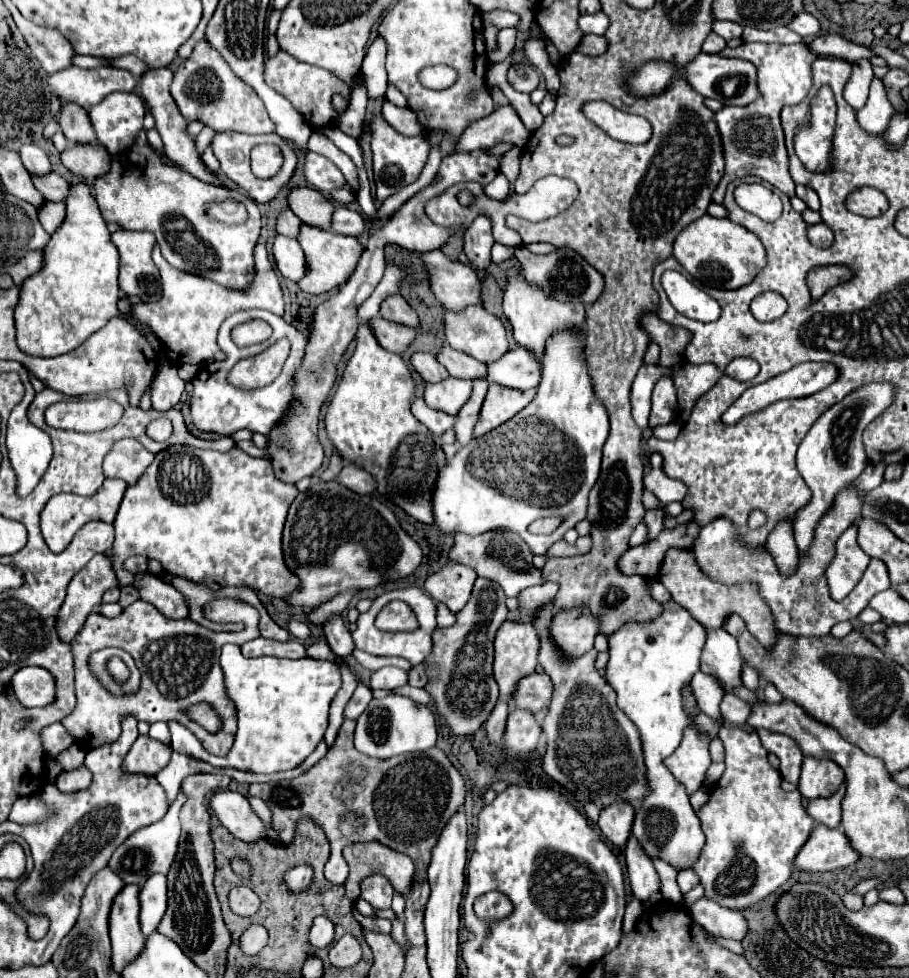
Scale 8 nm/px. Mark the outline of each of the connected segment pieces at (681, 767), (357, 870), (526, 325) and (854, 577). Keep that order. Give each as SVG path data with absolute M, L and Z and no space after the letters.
M685 685L681 693L683 693L683 707L689 713L689 725L683 731L681 745L675 749L673 755L665 759L665 767L671 771L671 775L675 775L677 781L685 785L687 793L693 795L697 789L701 789L705 781L705 773L711 765L711 757L709 757L711 739L695 723L695 717L699 715L699 707L691 687Z
M377 841L371 843L353 843L343 849L343 857L349 863L349 877L345 889L353 901L359 897L359 883L363 877L381 873L389 877L393 889L401 895L407 895L413 879L413 861L399 851L389 849Z
M515 269L507 271L507 277L509 277L509 285L507 285L505 297L503 297L505 317L509 319L509 323L513 327L513 337L517 341L517 345L521 345L529 353L533 353L533 357L537 361L541 361L545 357L545 345L553 333L575 331L575 329L585 327L585 305L581 305L581 303L565 305L565 303L559 303L559 301L553 301L553 299L541 295L541 289L525 283L521 273Z
M851 525L837 541L837 555L827 569L831 597L843 600L857 585L871 559L857 545L857 525Z

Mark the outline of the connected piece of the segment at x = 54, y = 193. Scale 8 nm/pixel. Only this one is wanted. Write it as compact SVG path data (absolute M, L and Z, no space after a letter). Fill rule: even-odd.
M51 171L47 175L31 175L31 181L33 181L35 189L49 201L65 201L65 197L69 193L69 181L61 175L57 175L55 171Z

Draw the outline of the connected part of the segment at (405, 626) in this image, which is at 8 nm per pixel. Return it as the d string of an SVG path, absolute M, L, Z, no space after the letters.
M391 601L381 609L375 619L375 625L381 631L417 631L419 623L409 605L403 601Z

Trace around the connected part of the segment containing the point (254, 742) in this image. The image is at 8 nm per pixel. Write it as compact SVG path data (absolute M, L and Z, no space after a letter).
M225 645L221 653L221 669L229 699L237 709L237 735L231 751L225 757L211 755L201 741L179 721L169 721L173 735L173 749L189 753L205 763L217 767L235 767L255 773L277 773L297 767L307 759L327 729L327 713L331 699L341 687L341 675L335 663L303 659L257 657L247 659L241 655L239 645Z

